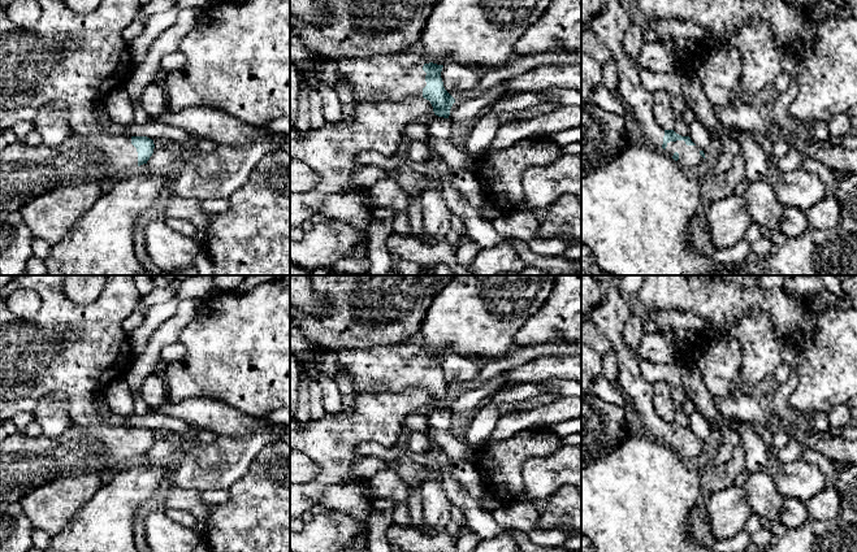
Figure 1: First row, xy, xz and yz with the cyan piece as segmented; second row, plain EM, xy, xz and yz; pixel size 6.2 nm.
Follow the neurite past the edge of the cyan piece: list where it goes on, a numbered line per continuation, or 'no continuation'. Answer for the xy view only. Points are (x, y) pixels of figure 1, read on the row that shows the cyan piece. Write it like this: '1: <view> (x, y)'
1: xy (26, 172)

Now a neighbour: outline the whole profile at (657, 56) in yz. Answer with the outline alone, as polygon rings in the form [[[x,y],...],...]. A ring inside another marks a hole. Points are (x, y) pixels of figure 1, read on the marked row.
[[[661,39],[646,42],[640,53],[640,66],[653,73],[674,73],[679,58],[675,45],[667,44]]]

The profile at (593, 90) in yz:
[[[581,52],[581,101],[596,104],[623,117],[629,114],[622,97],[605,86],[602,65],[584,52]]]

